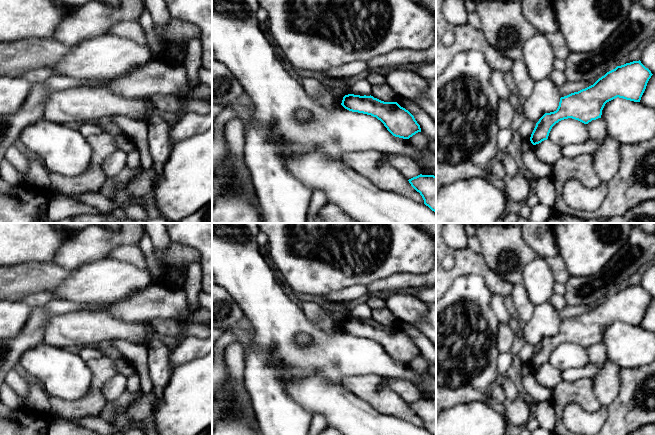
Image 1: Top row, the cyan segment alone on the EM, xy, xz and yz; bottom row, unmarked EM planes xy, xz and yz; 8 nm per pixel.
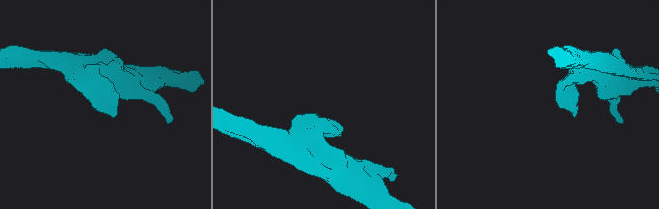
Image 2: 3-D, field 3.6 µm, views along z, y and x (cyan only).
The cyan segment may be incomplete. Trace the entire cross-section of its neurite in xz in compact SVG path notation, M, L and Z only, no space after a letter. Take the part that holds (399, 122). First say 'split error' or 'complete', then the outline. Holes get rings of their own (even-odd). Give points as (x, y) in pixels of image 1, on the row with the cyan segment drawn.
complete; M348 94L343 97L341 105L349 111L376 117L395 137L409 139L421 132L414 116L397 102L384 102L371 95Z

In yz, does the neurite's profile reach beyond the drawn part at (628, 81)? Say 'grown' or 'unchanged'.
unchanged

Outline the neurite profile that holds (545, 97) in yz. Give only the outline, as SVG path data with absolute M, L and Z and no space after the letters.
M549 77L536 81L531 95L521 100L520 109L526 118L537 123L545 113L556 111L561 98L558 90Z

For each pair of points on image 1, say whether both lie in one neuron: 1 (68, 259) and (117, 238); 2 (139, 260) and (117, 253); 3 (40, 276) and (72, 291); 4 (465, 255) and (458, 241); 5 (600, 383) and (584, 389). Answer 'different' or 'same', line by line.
1: same
2: same
3: different
4: different
5: different

